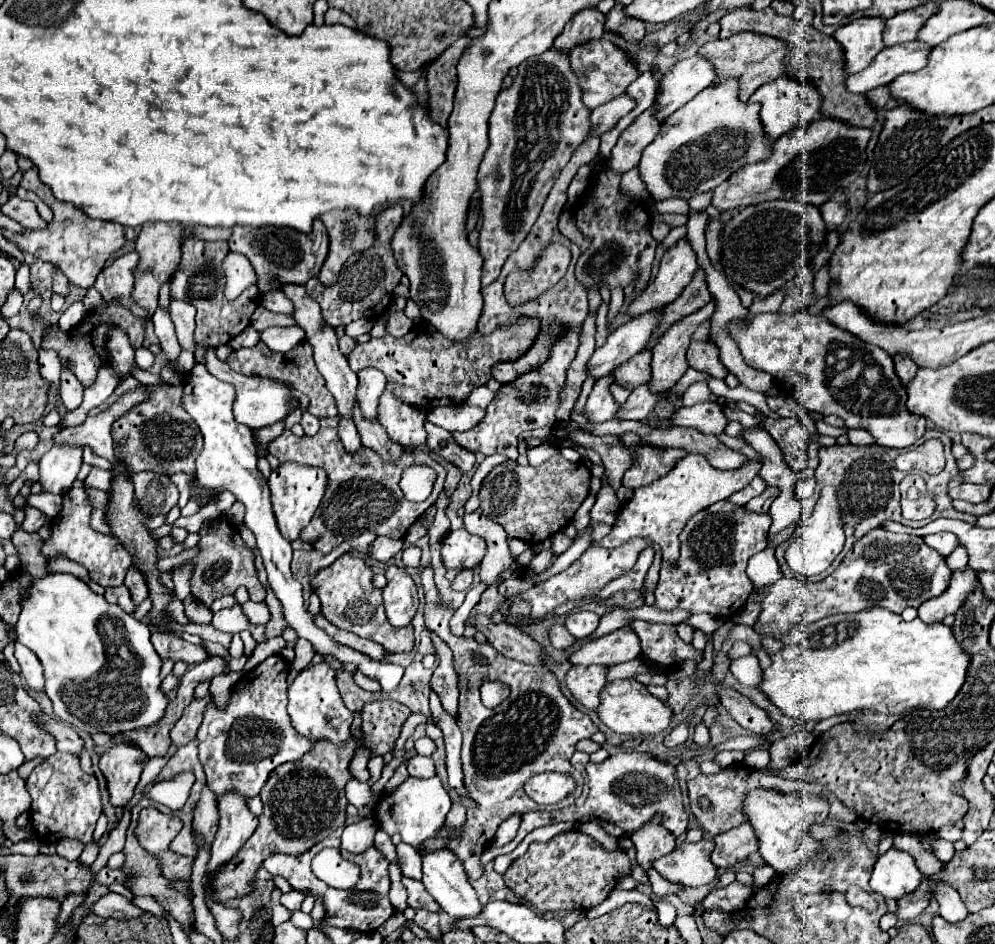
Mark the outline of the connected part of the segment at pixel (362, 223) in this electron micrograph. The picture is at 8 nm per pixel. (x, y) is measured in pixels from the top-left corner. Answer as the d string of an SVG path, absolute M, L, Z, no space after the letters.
M325 212L321 220L331 238L331 246L329 256L319 272L319 280L323 284L335 284L347 256L357 254L373 244L373 232L369 228L373 218L353 216L353 212Z

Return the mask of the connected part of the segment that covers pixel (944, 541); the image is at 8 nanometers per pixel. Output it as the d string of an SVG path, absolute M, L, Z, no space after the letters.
M951 532L929 534L929 536L925 536L925 544L939 550L939 554L943 554L943 556L949 556L953 552L953 548L957 546L957 536L953 536Z

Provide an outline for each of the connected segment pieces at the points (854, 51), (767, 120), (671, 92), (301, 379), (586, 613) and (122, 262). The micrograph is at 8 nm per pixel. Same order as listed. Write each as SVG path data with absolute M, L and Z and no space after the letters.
M863 16L859 20L849 22L847 26L837 28L833 36L845 48L847 74L855 74L867 68L873 62L873 58L885 48L883 44L885 22L887 22L885 18Z
M783 74L777 80L757 88L757 92L753 92L749 102L761 102L761 122L765 124L765 132L769 132L769 136L775 140L785 132L789 132L791 128L811 122L813 118L819 116L821 110L821 94L817 92L817 86L803 84L789 74Z
M695 54L687 60L681 60L673 66L671 72L663 76L661 92L657 98L657 120L663 122L677 108L687 104L703 88L711 86L717 78L717 72L707 56Z
M259 342L253 348L241 348L241 350L233 350L227 358L227 364L245 376L267 376L267 378L277 378L277 380L287 380L297 392L305 394L309 398L309 412L317 418L329 418L333 416L333 396L327 392L323 376L317 372L315 360L313 360L313 346L309 342L301 342L297 344L297 348L293 348L287 354L277 354L273 350L269 350L263 342Z
M581 610L565 618L565 628L579 640L589 638L597 630L597 626L599 626L599 616L591 610Z
M129 252L115 258L109 266L105 266L99 272L93 286L105 300L119 298L125 300L125 304L129 304L129 294L133 288L133 274L131 274L133 264L137 264L137 252Z

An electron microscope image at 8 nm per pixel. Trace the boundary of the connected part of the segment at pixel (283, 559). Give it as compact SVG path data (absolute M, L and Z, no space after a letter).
M201 362L195 364L195 368L189 372L189 376L183 382L183 408L189 412L189 416L199 426L205 444L203 444L201 454L195 460L197 496L193 496L181 508L181 516L191 516L191 514L199 512L201 510L199 498L203 494L209 494L209 496L217 496L221 492L235 494L235 498L239 502L243 502L245 508L247 508L245 526L257 538L257 548L259 548L259 552L263 556L263 566L265 566L267 576L269 576L269 586L273 588L275 596L279 598L279 602L283 606L285 620L297 632L297 636L309 640L313 644L315 652L319 652L323 658L331 656L331 658L335 658L335 660L339 660L343 664L347 664L347 662L353 664L359 672L363 672L365 676L377 680L381 684L383 692L395 690L399 686L399 682L403 680L403 666L389 664L389 662L379 662L379 660L373 660L373 658L357 652L355 648L349 648L345 644L337 644L333 638L329 638L329 634L325 630L321 630L313 622L313 616L305 610L301 582L293 578L293 572L289 568L291 566L293 548L279 532L279 526L277 526L277 520L275 520L275 514L273 514L269 482L261 474L261 470L257 468L257 448L253 444L253 432L251 432L251 428L235 422L233 410L231 410L233 400L235 400L235 388L231 384L227 384L227 382L217 380L215 376L209 376L207 368Z

